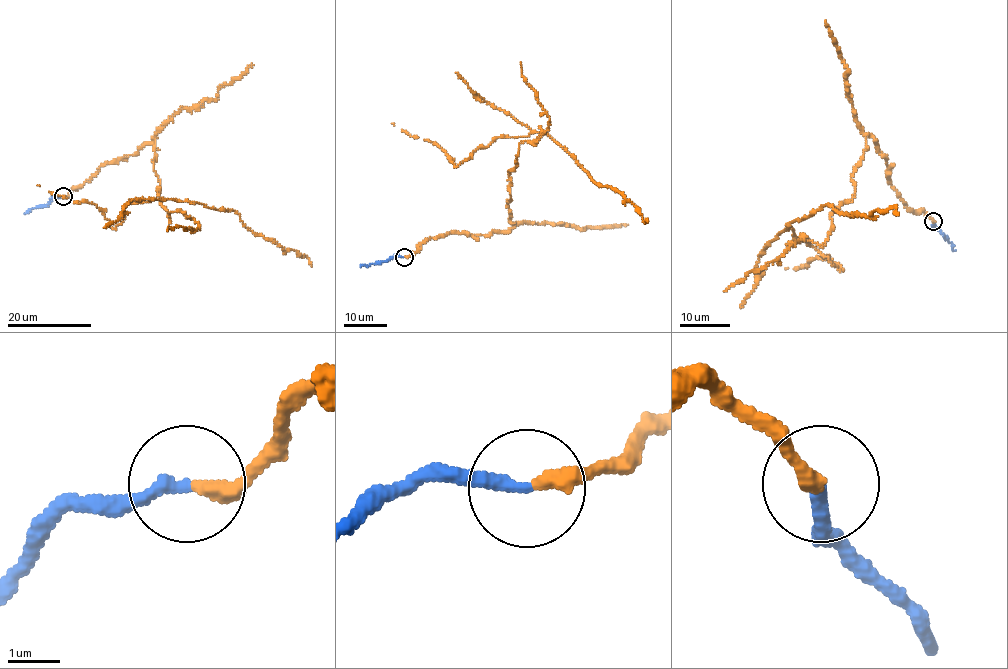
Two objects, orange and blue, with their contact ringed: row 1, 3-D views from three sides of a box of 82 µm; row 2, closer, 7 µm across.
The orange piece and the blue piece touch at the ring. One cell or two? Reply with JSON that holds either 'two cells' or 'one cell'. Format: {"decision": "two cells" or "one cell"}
{"decision": "one cell"}

